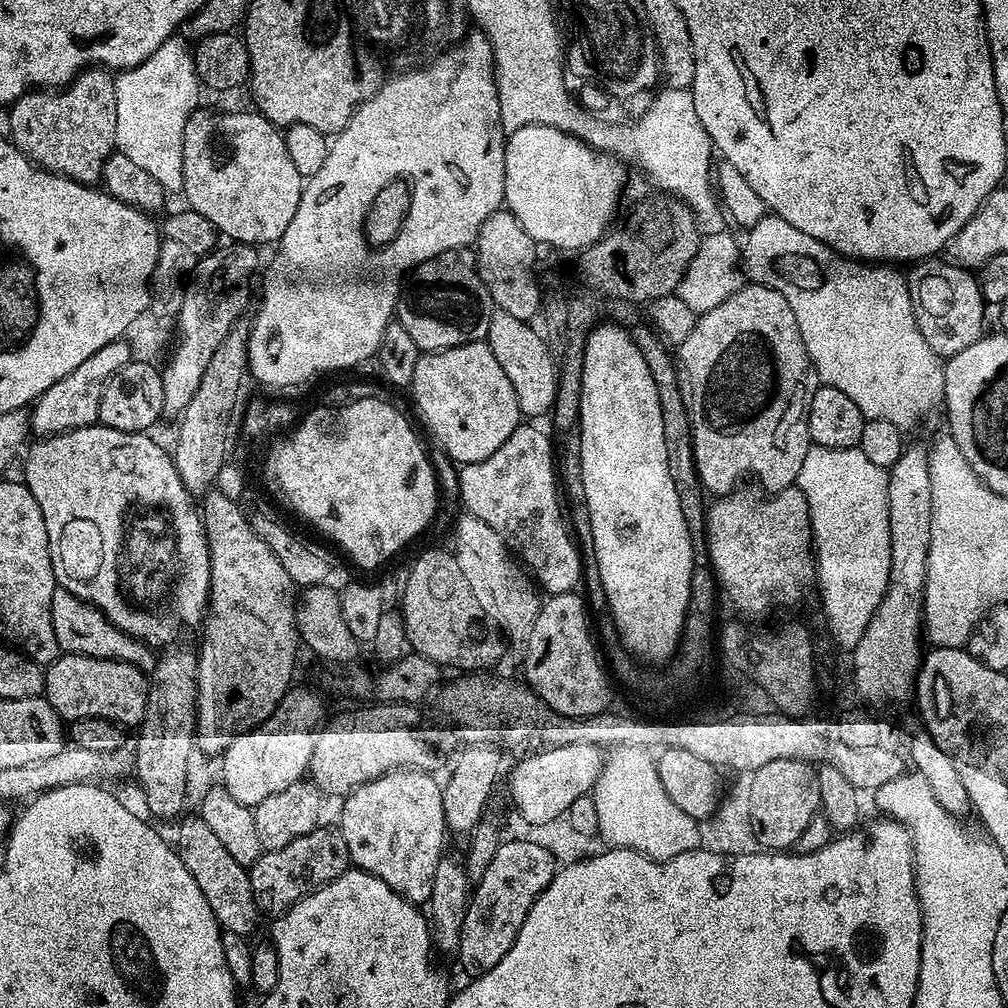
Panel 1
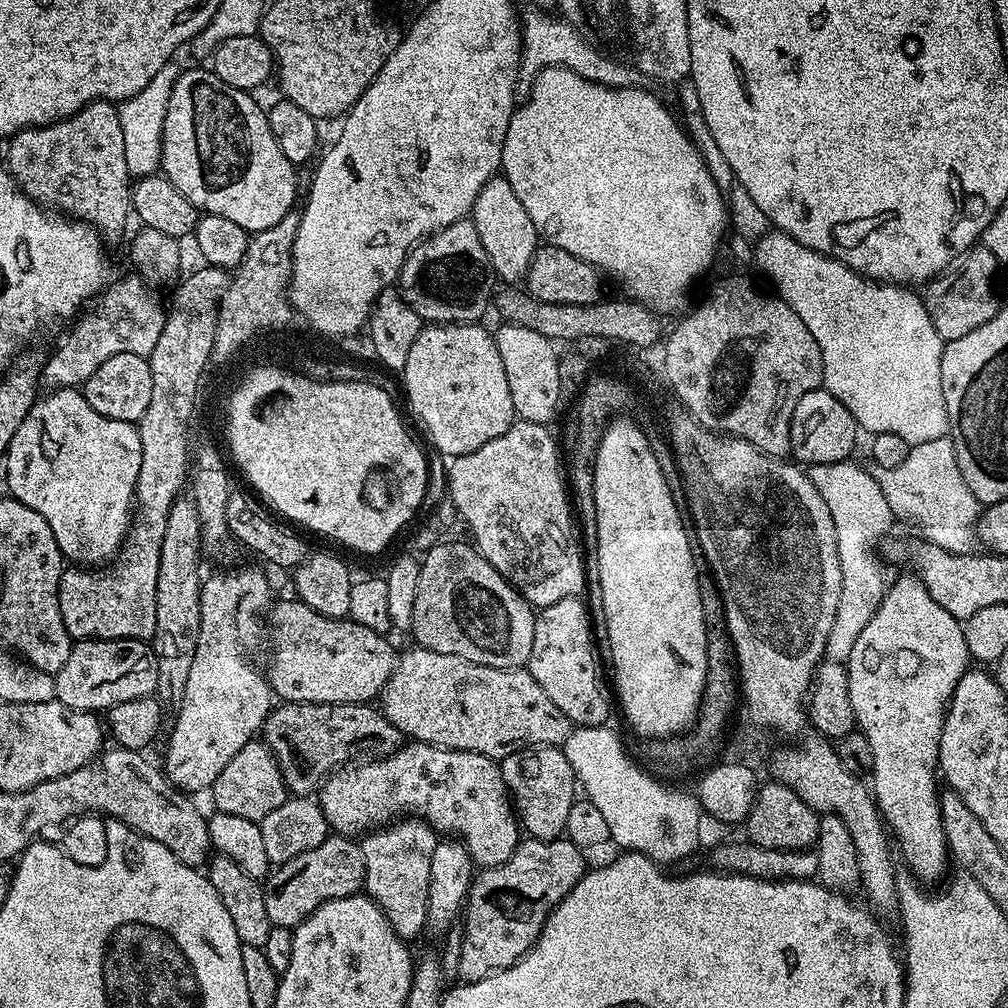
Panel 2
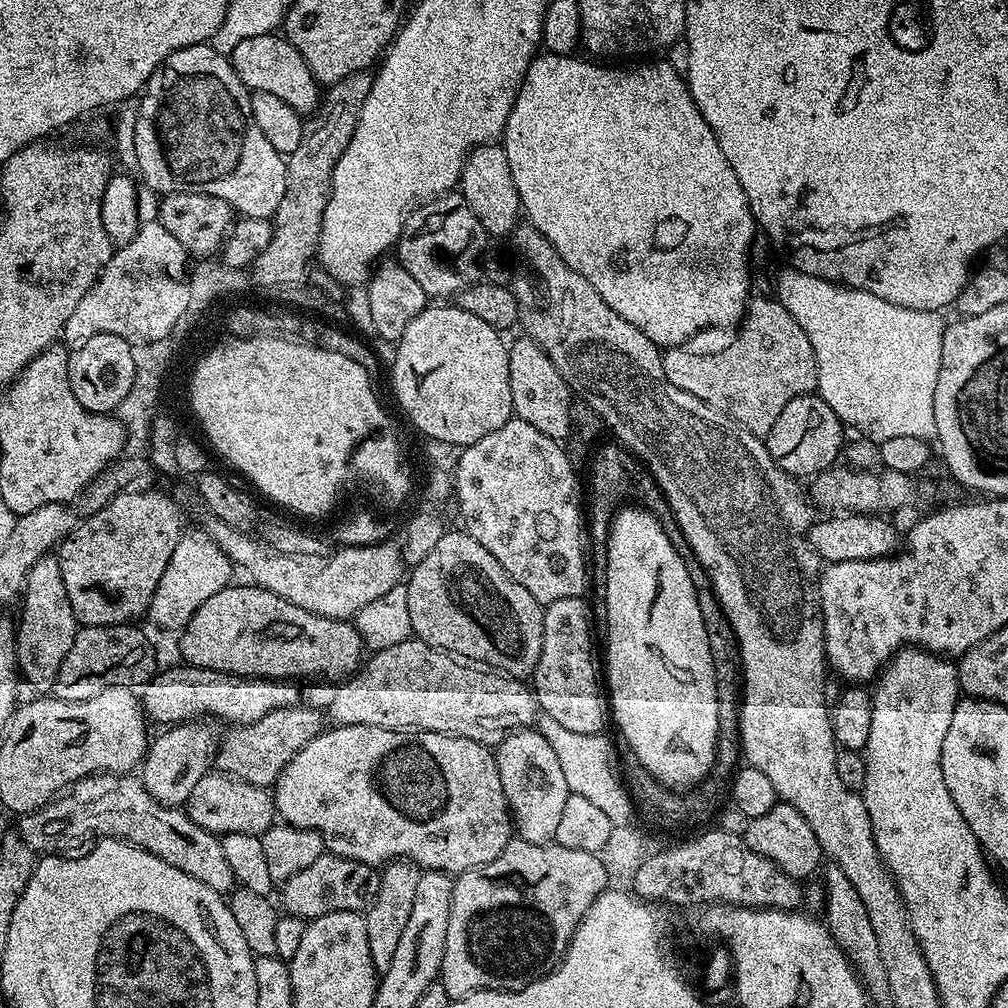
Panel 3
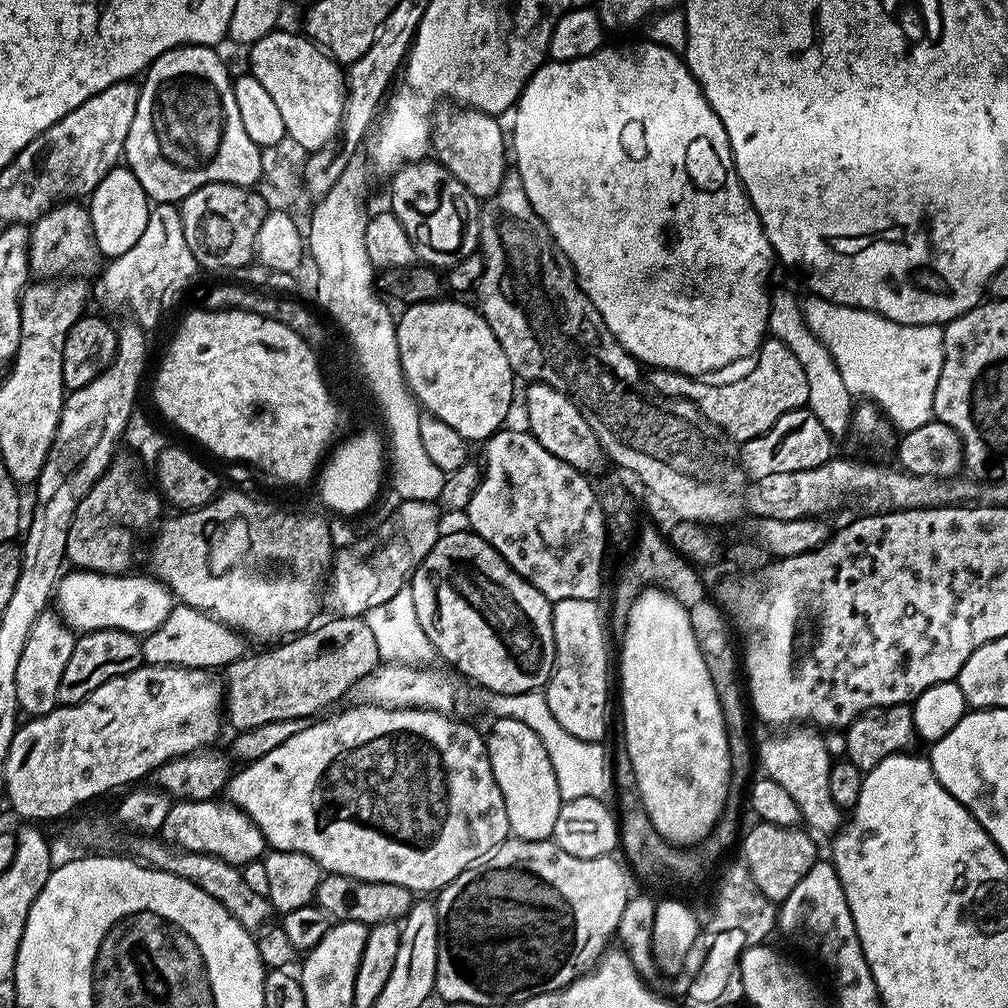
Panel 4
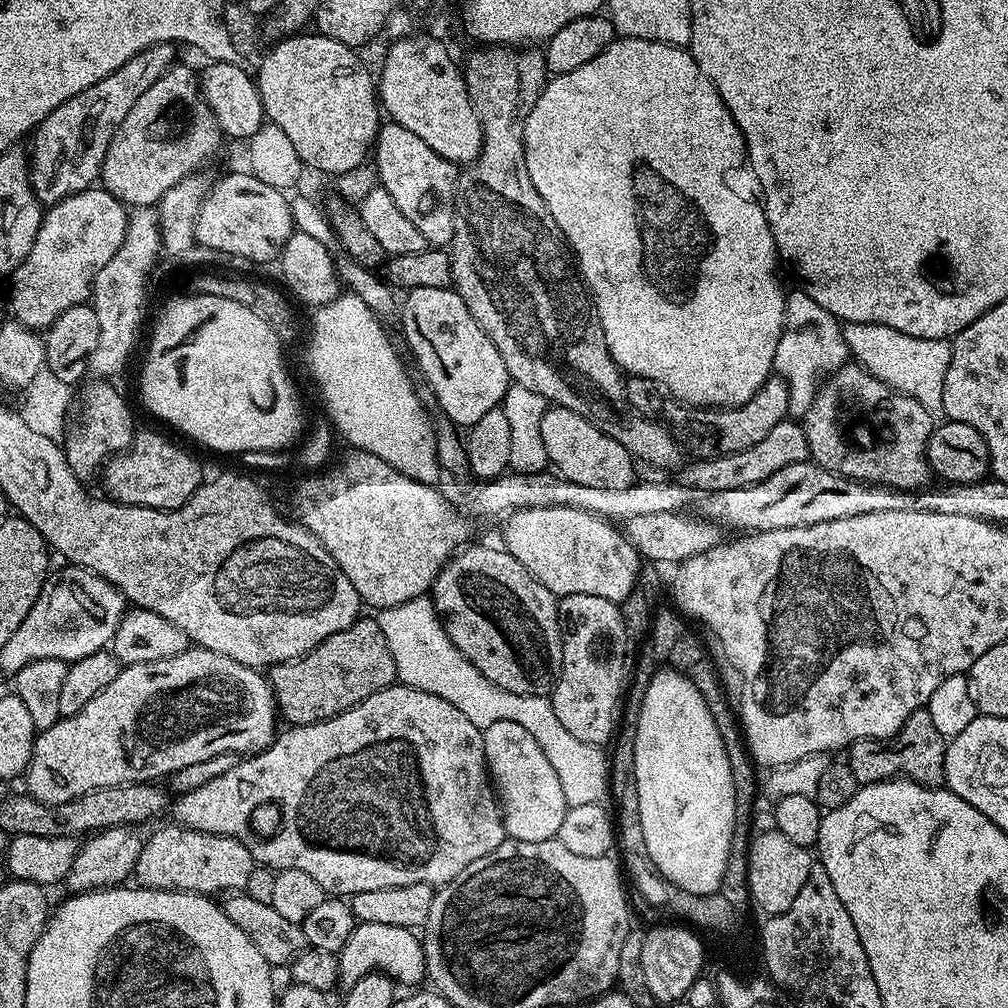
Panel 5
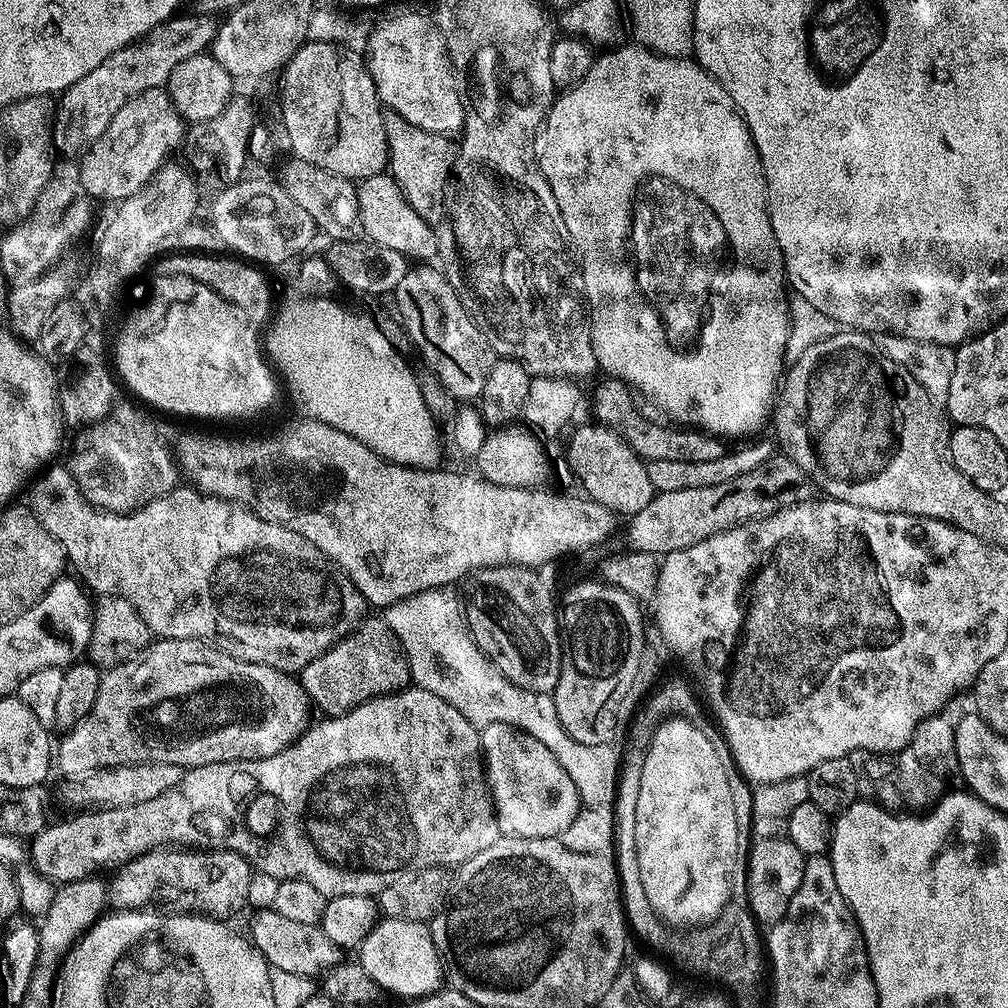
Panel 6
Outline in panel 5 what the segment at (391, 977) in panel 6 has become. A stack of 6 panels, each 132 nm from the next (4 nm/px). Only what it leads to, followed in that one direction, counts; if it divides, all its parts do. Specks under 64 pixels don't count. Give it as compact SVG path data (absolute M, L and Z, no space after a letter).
M357 923L355 930L350 934L350 938L346 942L346 946L342 946L342 950L338 953L338 980L345 989L352 988L354 982L358 982L358 978L362 978L368 972L385 972L388 976L392 977L393 981L397 985L403 986L403 984L414 984L410 986L416 986L420 983L419 980L423 981L425 979L426 973L424 970L424 946L421 937L417 935L413 929L403 928L402 926L382 926L381 924L361 924Z

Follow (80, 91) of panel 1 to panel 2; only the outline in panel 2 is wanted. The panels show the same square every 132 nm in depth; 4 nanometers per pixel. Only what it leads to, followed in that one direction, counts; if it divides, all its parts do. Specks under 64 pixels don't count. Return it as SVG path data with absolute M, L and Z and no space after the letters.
M93 100L80 112L53 124L38 128L23 128L7 141L6 171L35 204L45 210L55 210L74 220L91 224L105 241L116 240L128 224L132 212L132 184L126 166L126 145L122 143L122 122L119 107L110 100Z

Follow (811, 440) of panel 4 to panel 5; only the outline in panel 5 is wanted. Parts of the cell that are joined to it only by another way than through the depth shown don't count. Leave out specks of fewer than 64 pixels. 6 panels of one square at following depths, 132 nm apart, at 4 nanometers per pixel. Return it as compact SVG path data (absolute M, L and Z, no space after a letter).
M785 418L762 438L762 442L750 446L741 452L726 454L725 456L714 456L711 458L693 459L693 464L681 467L678 472L678 482L687 488L693 488L698 494L717 492L718 490L738 490L742 486L754 486L770 474L777 470L782 470L782 466L791 464L803 464L809 459L808 443L804 433L803 423L792 418Z

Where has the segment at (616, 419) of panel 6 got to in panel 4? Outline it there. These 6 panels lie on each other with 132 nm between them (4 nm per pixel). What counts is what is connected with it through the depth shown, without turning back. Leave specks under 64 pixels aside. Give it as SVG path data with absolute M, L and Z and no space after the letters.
M775 338L765 339L754 363L756 365L741 380L732 380L729 384L707 384L707 379L665 368L651 369L647 373L646 383L651 391L660 396L690 401L710 423L723 428L733 442L743 442L766 434L766 430L770 430L782 414L803 408L808 403L806 371L802 370L790 347Z

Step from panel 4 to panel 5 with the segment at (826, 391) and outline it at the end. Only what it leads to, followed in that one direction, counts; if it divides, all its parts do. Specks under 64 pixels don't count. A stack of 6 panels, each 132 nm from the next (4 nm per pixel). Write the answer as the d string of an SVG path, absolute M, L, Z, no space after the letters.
M797 288L796 291L789 291L787 296L785 297L785 306L784 306L784 330L782 334L782 338L779 339L778 342L778 350L774 354L774 362L773 362L773 371L781 378L784 379L788 384L788 389L790 390L790 402L788 403L788 416L792 417L796 420L802 420L809 410L810 406L813 404L813 399L816 396L818 391L818 385L821 379L820 374L831 374L835 372L837 369L844 366L849 361L850 353L848 347L846 346L845 336L843 331L843 325L836 319L836 316L830 314L828 310L822 310L822 306L819 306L818 302L814 302L812 298L810 298L808 292L805 292L803 289Z

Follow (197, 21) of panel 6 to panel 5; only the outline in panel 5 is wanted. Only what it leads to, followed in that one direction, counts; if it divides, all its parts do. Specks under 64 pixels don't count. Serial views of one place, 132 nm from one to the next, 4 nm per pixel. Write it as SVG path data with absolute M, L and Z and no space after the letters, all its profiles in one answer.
M155 44L134 54L134 58L118 66L114 74L106 74L102 82L94 82L94 86L82 90L82 94L74 94L74 98L62 102L58 110L43 120L31 137L32 152L30 148L30 182L41 205L54 205L70 194L93 187L100 180L106 150L118 126L122 126L122 118L126 118L130 106L177 63L176 52L175 44Z

